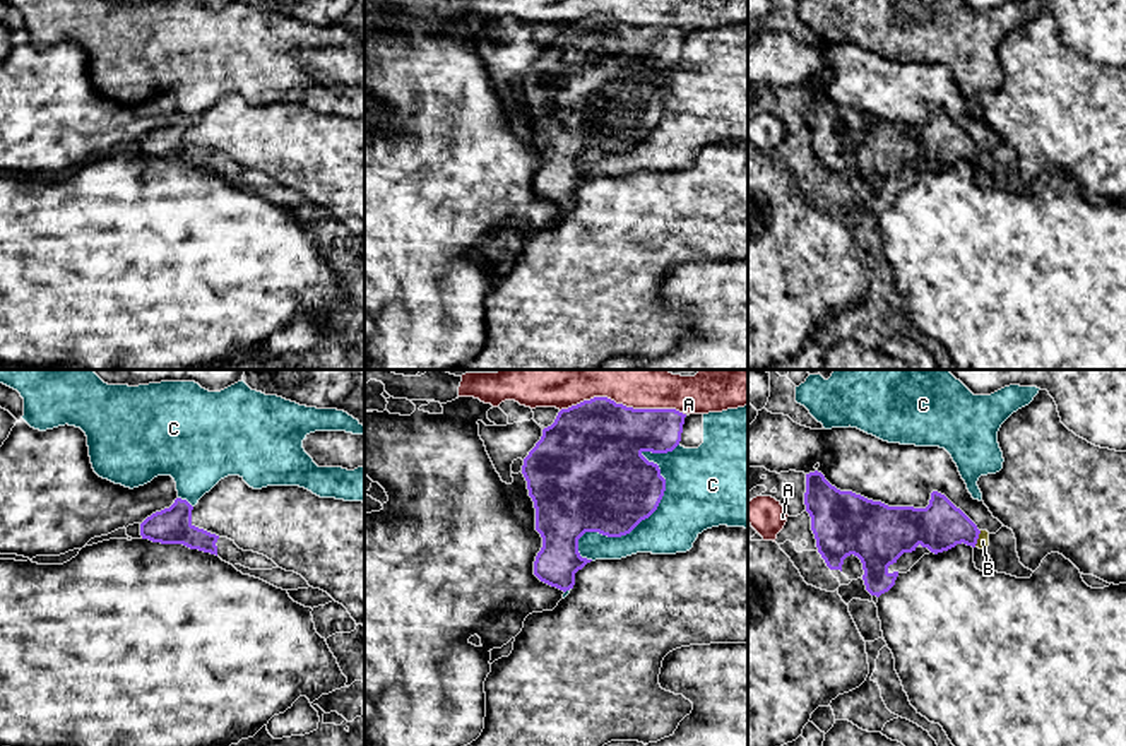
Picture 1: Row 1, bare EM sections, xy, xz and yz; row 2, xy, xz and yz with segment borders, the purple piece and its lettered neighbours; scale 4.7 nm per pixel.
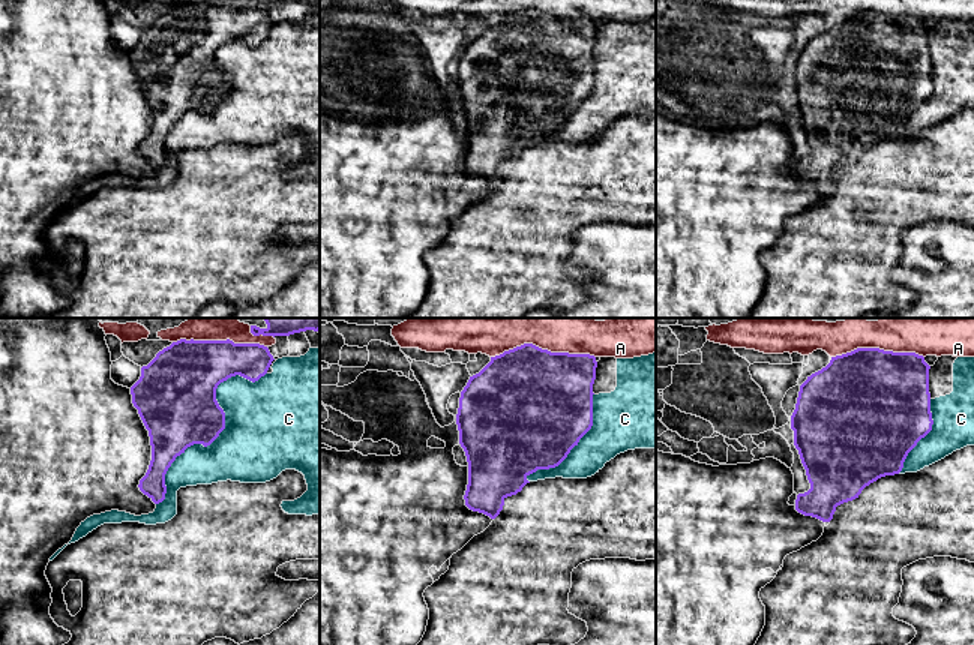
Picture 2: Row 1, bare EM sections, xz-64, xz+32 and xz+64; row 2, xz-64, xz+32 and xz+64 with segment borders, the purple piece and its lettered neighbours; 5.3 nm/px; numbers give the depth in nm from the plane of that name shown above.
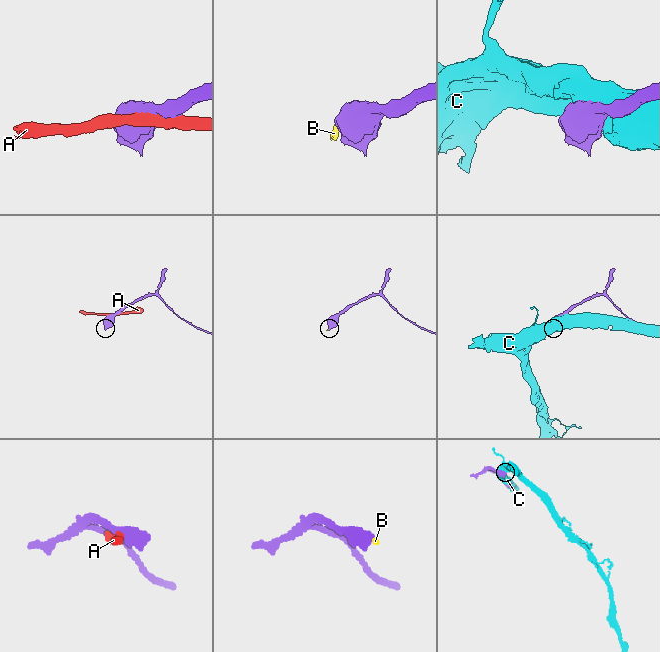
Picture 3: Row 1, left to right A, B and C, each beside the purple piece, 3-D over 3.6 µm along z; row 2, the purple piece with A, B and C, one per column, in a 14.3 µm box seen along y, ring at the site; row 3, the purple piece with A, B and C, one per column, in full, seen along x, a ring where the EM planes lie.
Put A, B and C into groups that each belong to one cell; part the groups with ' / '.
A / B / C

